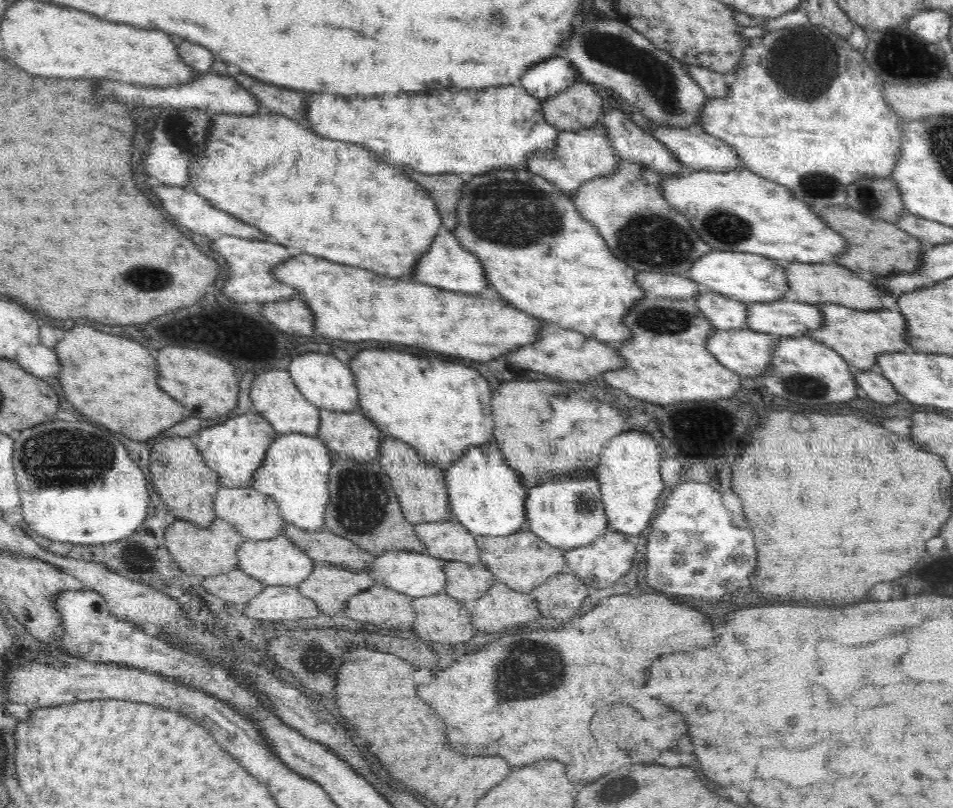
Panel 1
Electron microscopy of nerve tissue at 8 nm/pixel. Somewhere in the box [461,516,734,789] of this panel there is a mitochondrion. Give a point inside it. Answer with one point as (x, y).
(529, 667)

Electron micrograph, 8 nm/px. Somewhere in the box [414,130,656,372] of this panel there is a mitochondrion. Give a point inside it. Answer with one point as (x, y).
(510, 212)

